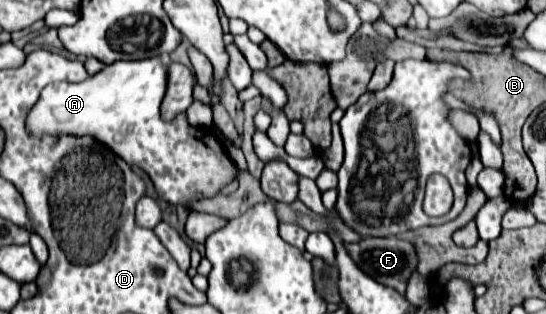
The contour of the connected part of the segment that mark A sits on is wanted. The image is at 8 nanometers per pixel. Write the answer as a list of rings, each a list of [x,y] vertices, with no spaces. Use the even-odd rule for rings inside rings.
[[[166,56],[116,61],[80,84],[50,84],[30,110],[26,126],[32,134],[94,136],[128,164],[140,166],[152,178],[158,196],[166,202],[186,206],[194,196],[214,196],[222,186],[234,180],[238,168],[228,158],[212,128],[205,132],[201,130],[205,127],[190,127],[186,113],[181,129],[162,122],[160,104],[168,86],[168,64],[170,60]]]

